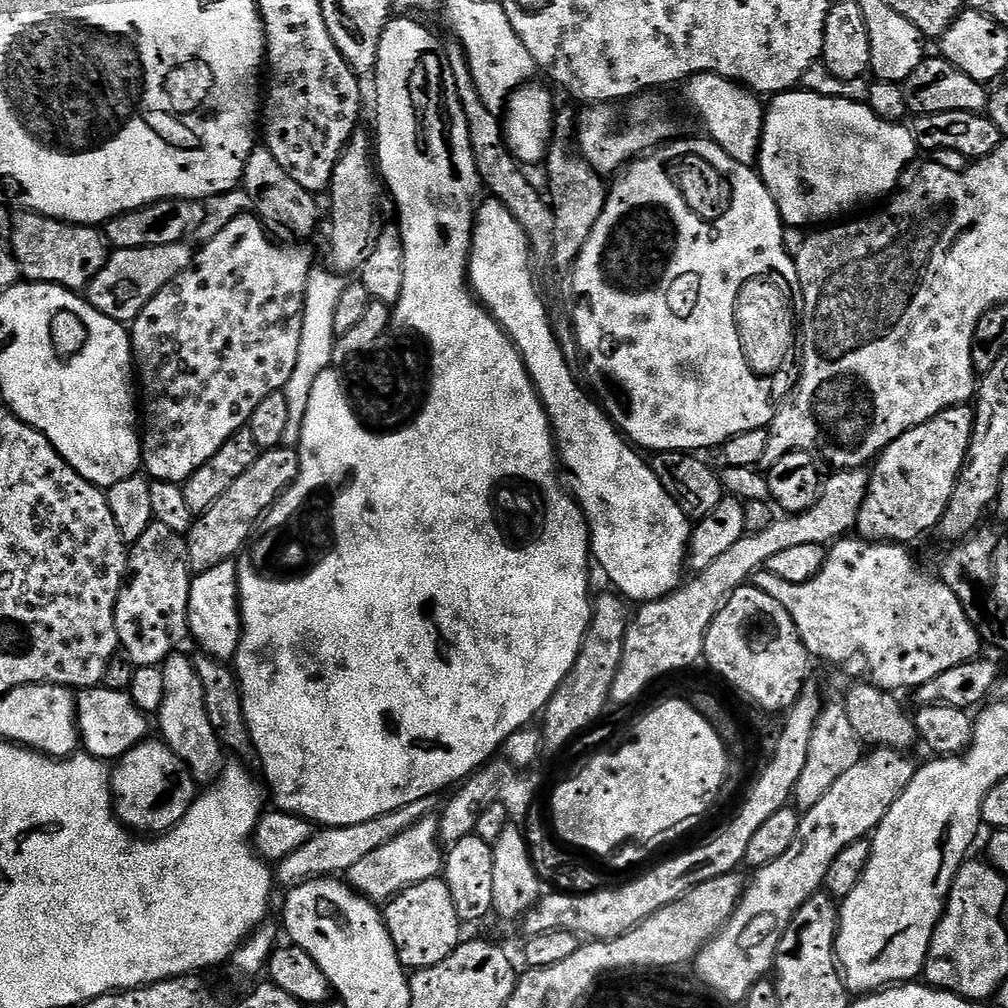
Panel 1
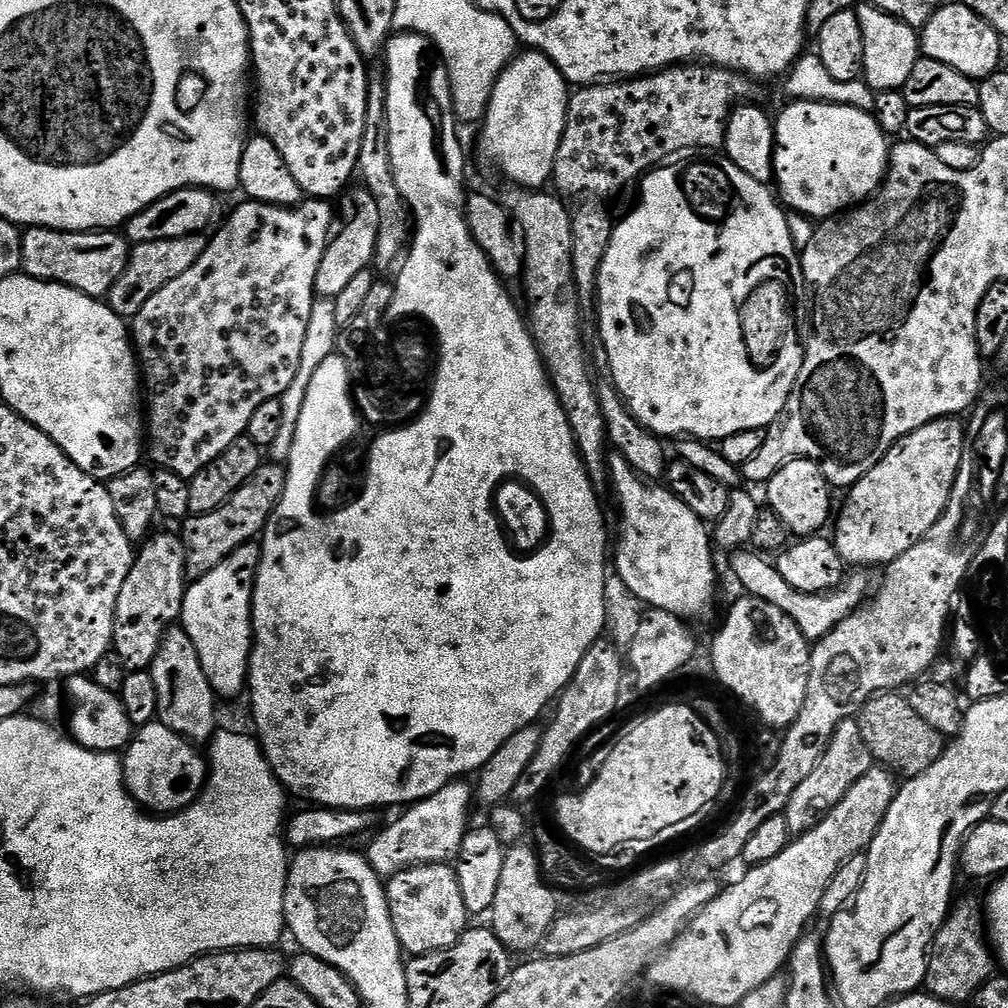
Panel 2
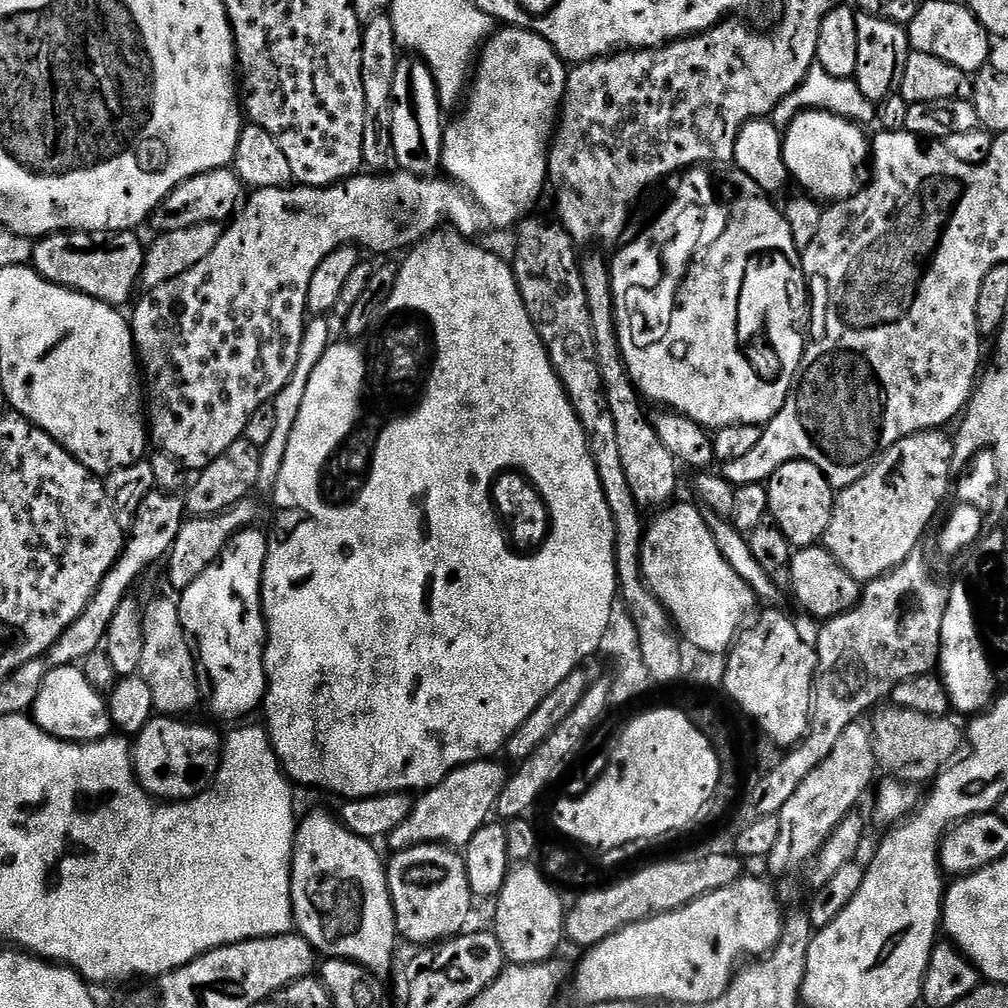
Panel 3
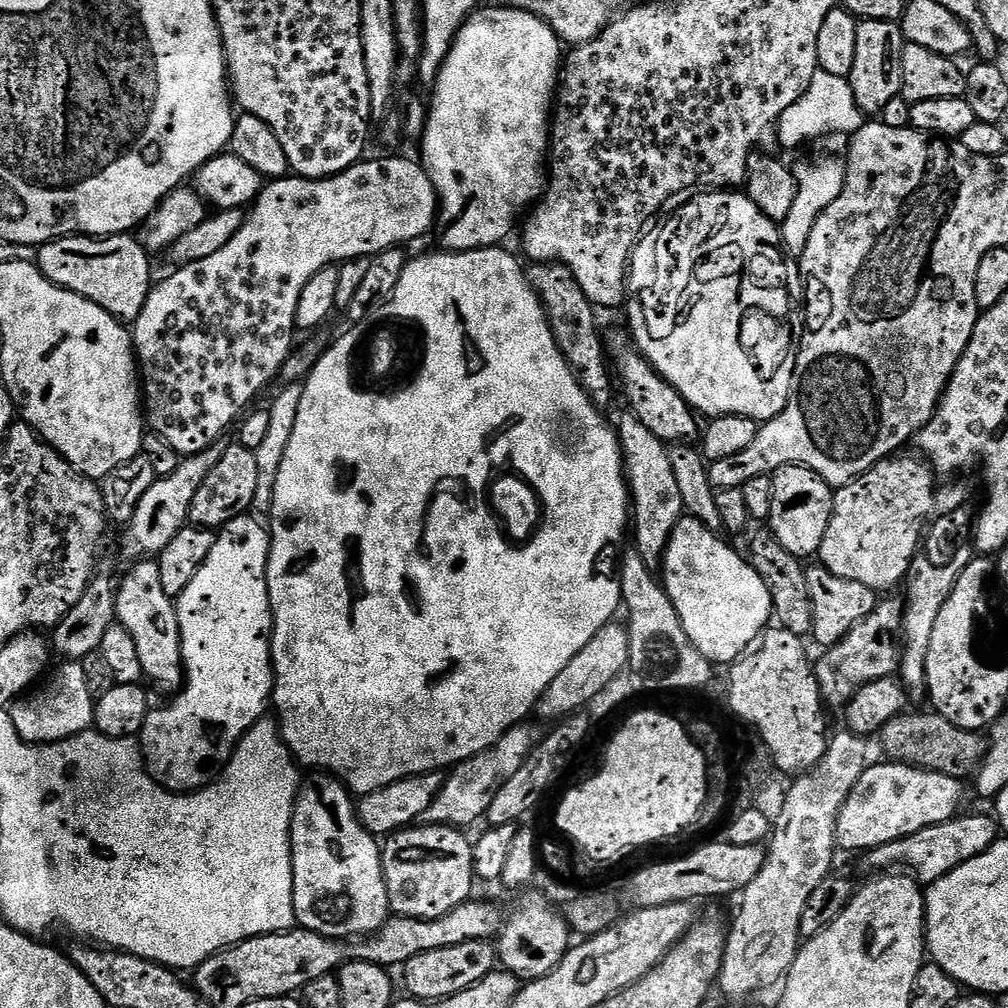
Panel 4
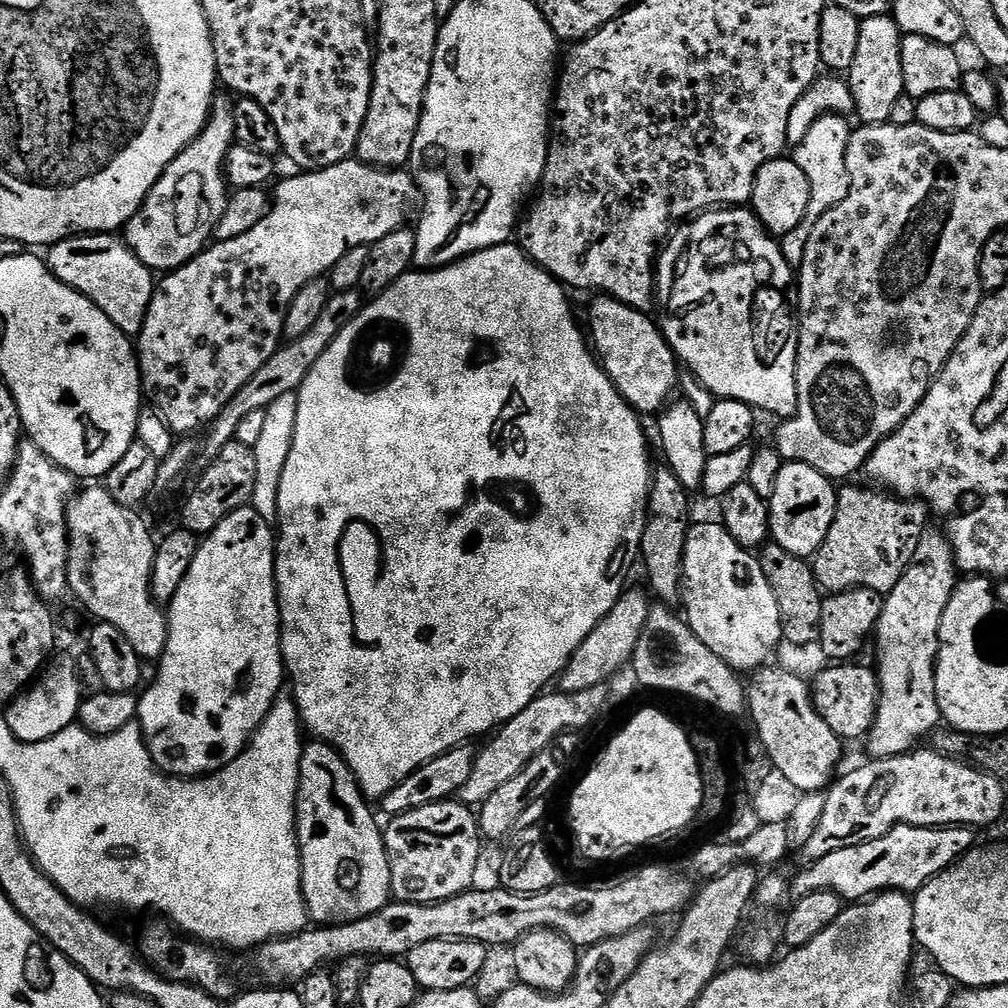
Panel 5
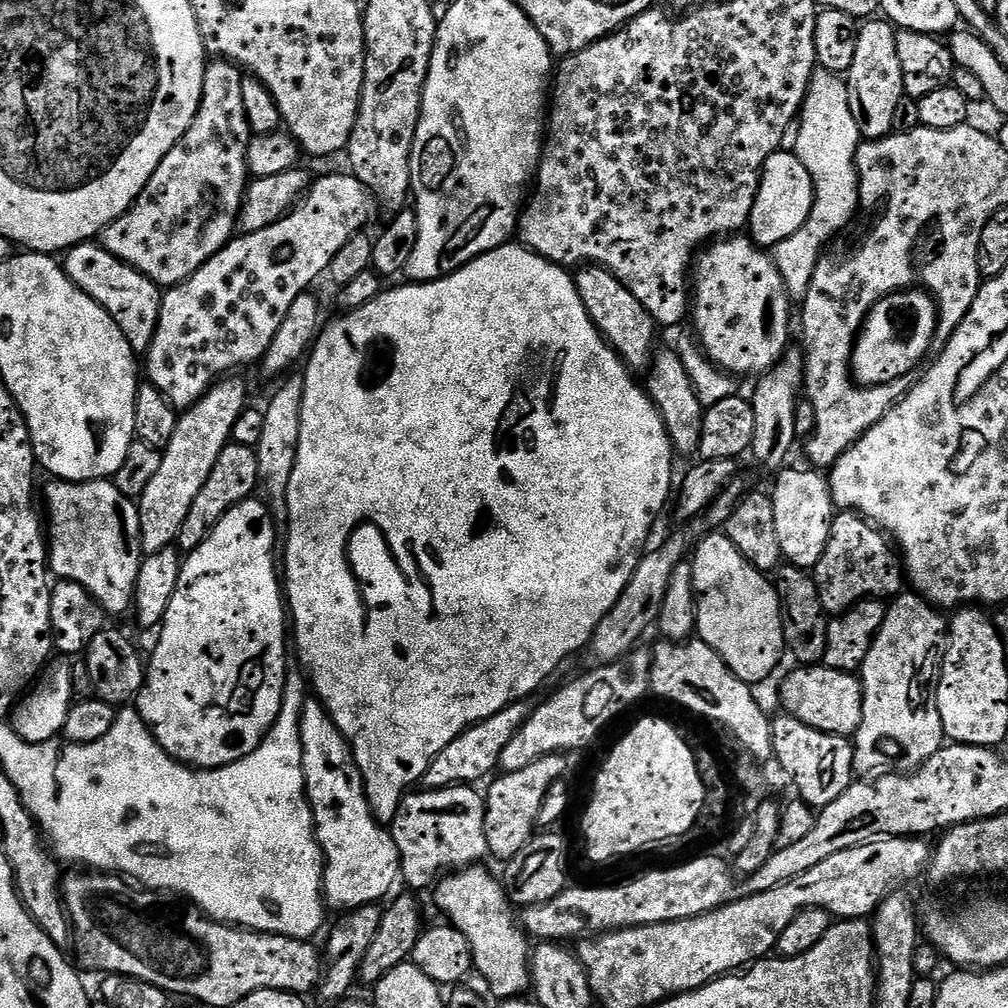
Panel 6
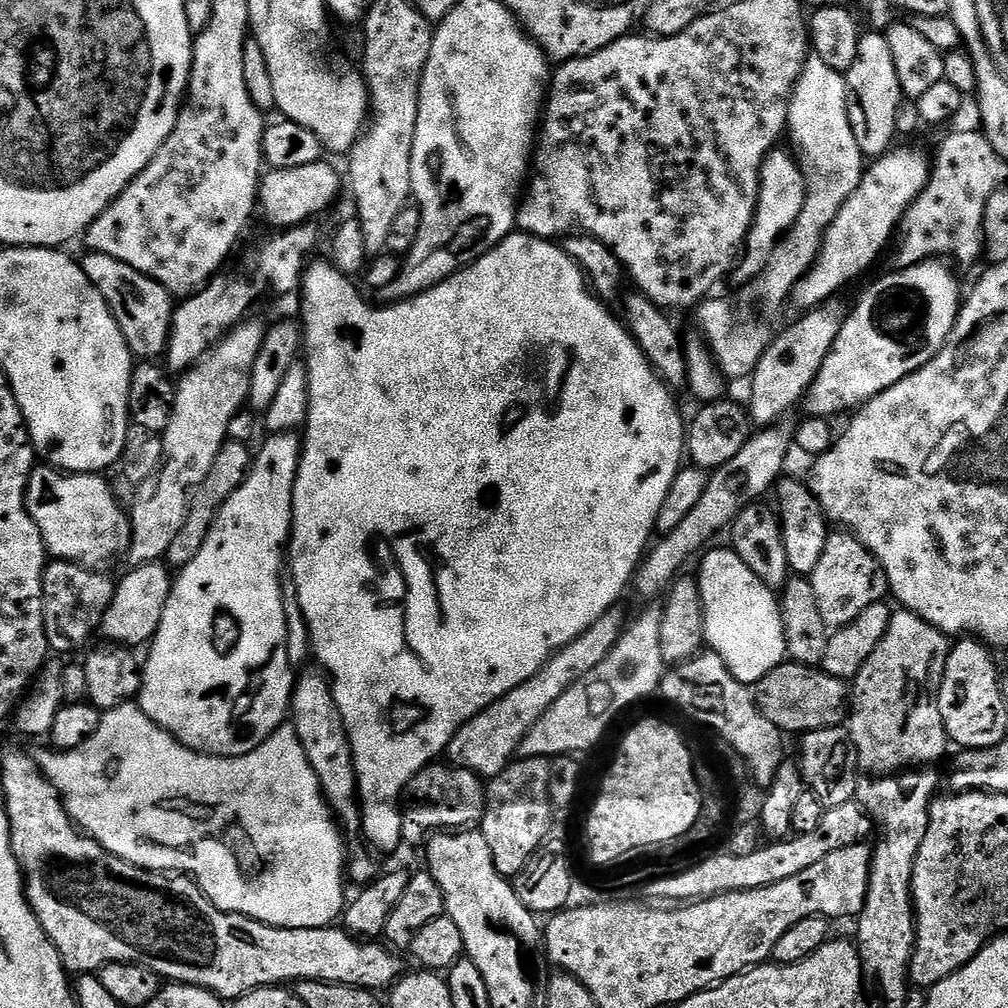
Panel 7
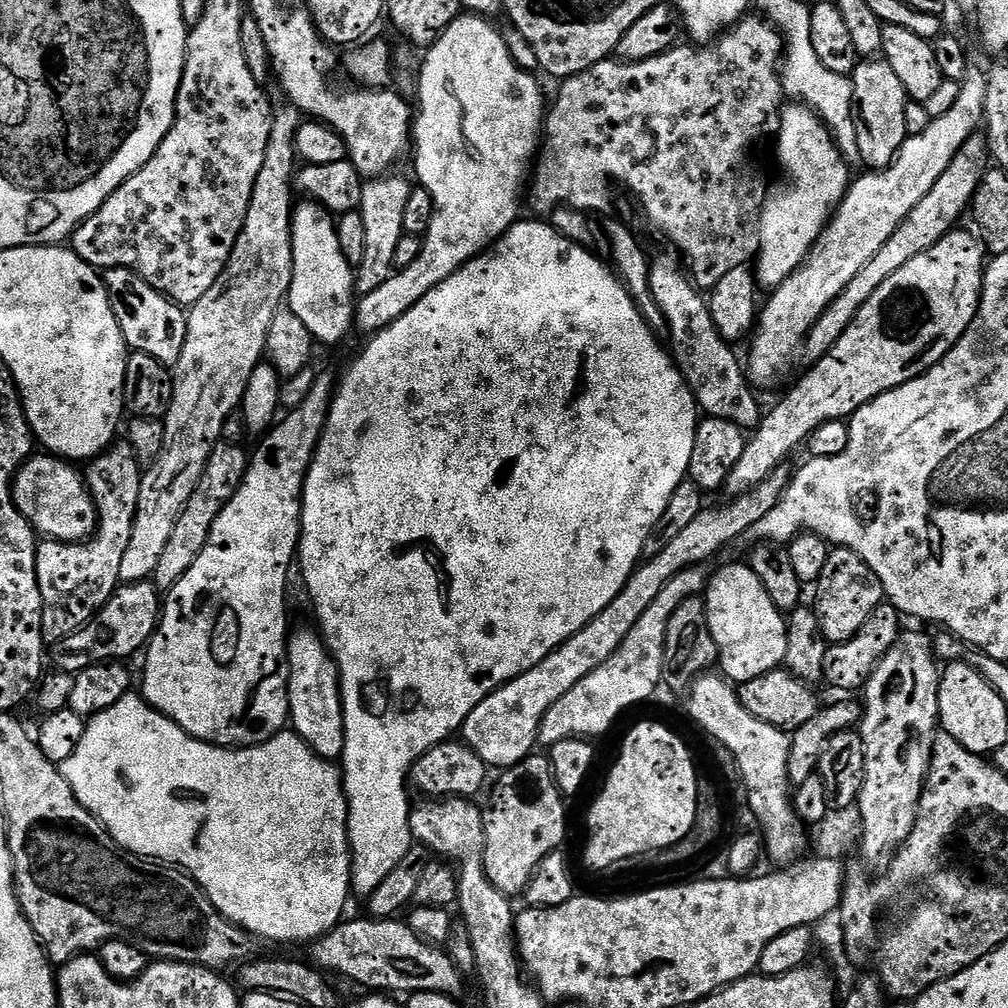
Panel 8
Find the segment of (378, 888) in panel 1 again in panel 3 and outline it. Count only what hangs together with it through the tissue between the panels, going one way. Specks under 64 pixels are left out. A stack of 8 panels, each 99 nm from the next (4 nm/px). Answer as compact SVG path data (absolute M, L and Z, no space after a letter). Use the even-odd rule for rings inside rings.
M485 758L475 760L469 764L463 764L461 768L455 768L453 772L442 782L438 782L433 788L423 793L421 800L417 799L410 810L410 818L398 826L386 837L386 844L392 847L393 853L401 852L407 848L413 848L415 844L443 844L457 850L463 849L478 834L478 830L489 823L490 817L495 813L496 803L506 786L510 775L509 769L504 769L499 764L499 759Z

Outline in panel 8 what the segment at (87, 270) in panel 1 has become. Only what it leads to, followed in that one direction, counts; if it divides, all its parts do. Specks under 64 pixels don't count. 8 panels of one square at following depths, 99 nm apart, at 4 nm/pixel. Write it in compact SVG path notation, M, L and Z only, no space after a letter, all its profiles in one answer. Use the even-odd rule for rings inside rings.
M130 268L107 269L102 279L114 310L114 318L118 318L118 326L129 349L150 354L150 358L158 358L158 362L163 364L176 365L178 358L182 358L182 346L186 346L188 317L185 309L154 290L154 286L147 284Z

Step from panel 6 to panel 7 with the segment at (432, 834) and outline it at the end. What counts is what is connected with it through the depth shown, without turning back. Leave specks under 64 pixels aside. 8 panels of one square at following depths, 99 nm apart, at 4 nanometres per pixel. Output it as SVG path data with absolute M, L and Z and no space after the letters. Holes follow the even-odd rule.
M433 762L423 768L408 783L406 800L408 808L403 809L404 839L403 843L423 845L427 834L435 834L441 830L468 830L479 825L484 818L486 803L486 784L481 777L470 770L457 768L447 762Z

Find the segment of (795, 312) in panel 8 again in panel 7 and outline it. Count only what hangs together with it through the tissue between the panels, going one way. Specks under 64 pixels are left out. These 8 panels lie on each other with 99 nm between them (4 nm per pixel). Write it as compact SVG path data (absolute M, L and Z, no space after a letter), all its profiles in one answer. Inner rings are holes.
M893 147L882 156L875 157L865 167L862 182L858 182L858 190L846 198L842 210L838 212L838 218L830 224L824 235L822 250L818 254L812 268L798 282L798 286L792 292L791 303L797 304L800 310L818 308L828 303L837 295L836 291L843 286L847 280L860 276L880 256L880 251L888 244L888 239L899 229L906 210L922 194L922 190L928 184L928 173L930 171L930 160L920 152L911 152L908 148Z

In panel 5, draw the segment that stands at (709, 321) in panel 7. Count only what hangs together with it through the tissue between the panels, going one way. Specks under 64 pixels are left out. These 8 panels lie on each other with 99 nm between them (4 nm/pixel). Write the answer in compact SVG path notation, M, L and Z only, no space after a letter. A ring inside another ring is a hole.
M835 114L823 116L810 126L806 138L802 138L800 144L795 145L794 159L796 165L806 174L806 182L810 182L810 206L806 210L806 218L790 234L782 237L782 247L786 262L793 266L799 266L804 263L806 254L806 244L810 242L810 234L814 234L814 226L826 210L838 206L848 196L850 190L850 178L846 170L846 150L852 137L853 129L848 128L849 121L843 116Z

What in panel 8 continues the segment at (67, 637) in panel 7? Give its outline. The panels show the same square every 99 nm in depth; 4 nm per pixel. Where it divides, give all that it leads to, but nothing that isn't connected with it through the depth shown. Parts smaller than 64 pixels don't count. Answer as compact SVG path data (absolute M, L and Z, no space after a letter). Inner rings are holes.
M126 442L113 443L111 448L87 461L86 483L88 493L96 503L96 530L94 535L79 542L66 540L41 539L36 546L36 577L44 603L42 614L42 634L45 645L51 646L66 638L71 632L77 632L83 624L87 624L101 608L107 604L121 583L120 571L122 558L126 554L126 546L130 546L130 534L134 534L134 518L138 510L138 494L140 493L140 477L142 465L134 450Z

